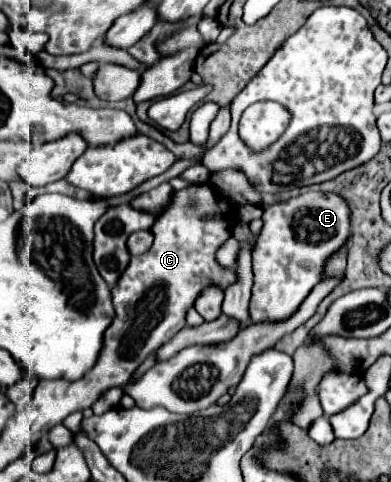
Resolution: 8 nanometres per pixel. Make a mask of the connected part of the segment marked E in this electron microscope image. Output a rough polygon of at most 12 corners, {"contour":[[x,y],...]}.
{"contour":[[307,192],[267,206],[251,322],[293,316],[347,242],[349,208]]}

